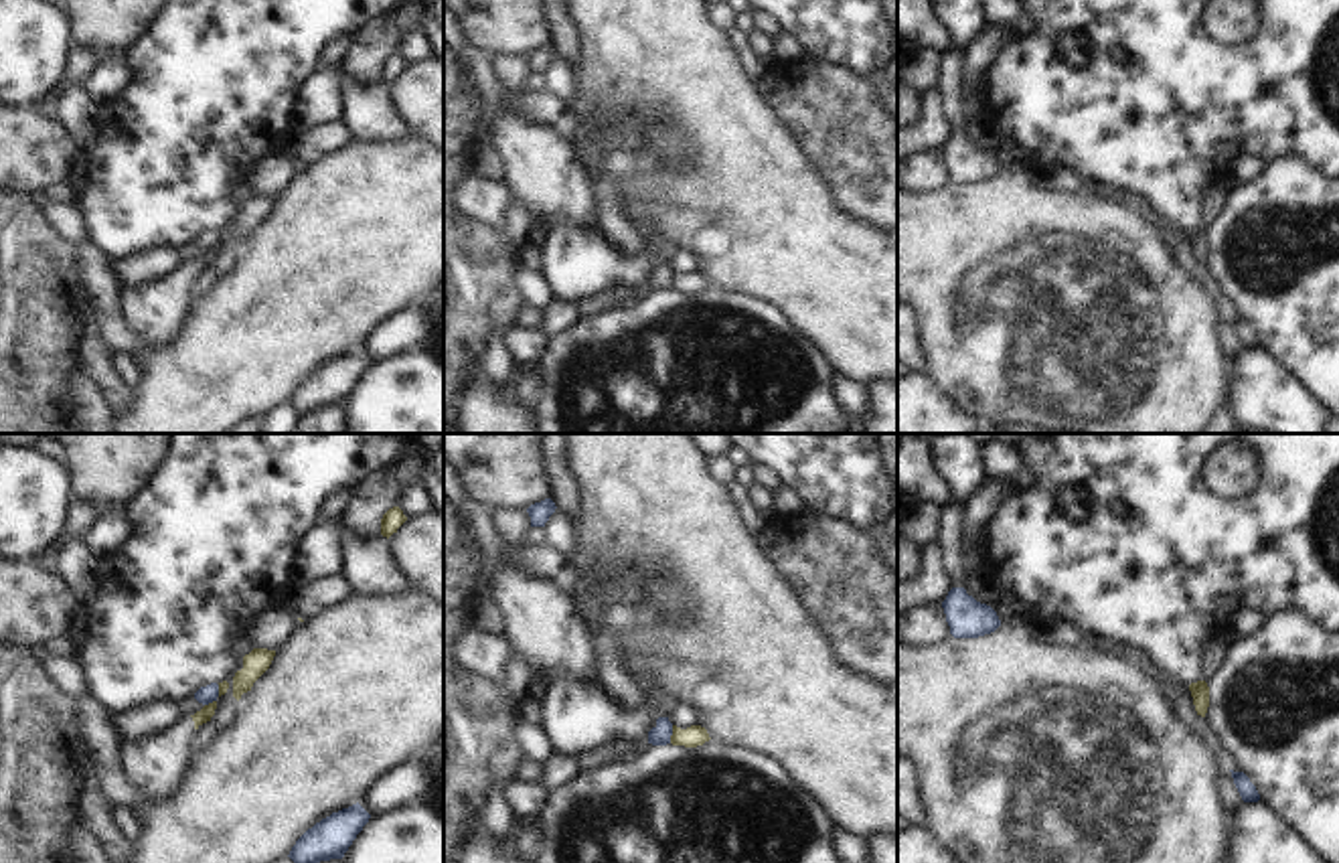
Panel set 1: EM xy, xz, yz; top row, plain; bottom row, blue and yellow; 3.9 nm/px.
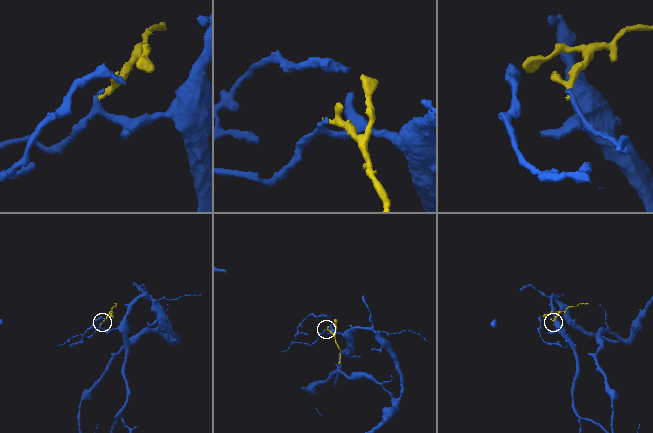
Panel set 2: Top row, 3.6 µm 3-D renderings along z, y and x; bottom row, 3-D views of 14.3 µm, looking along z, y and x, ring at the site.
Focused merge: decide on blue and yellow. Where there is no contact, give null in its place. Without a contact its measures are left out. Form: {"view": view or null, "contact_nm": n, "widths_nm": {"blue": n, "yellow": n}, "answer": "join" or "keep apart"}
{"view": "xz", "contact_nm": 70, "widths_nm": {"blue": 80, "yellow": 90}, "answer": "keep apart"}

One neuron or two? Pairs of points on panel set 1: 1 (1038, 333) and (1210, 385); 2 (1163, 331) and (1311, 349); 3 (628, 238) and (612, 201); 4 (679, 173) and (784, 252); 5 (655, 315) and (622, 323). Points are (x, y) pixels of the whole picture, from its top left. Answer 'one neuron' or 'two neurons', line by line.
1: one neuron
2: two neurons
3: one neuron
4: one neuron
5: one neuron

